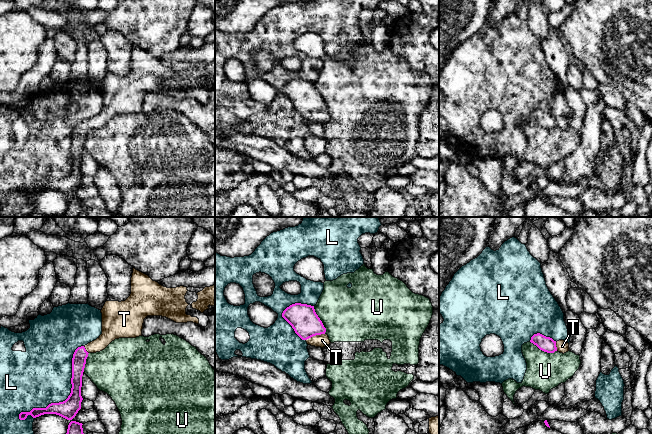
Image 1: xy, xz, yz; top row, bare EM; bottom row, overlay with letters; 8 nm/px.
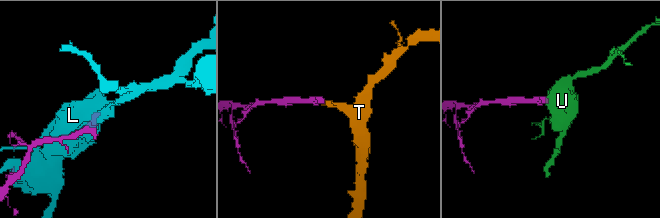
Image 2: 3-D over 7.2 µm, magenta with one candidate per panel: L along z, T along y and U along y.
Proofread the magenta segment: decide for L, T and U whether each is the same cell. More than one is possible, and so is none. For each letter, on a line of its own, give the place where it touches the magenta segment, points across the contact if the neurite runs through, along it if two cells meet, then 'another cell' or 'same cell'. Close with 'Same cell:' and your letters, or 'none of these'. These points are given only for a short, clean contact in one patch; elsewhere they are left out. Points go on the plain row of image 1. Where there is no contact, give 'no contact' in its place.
L: contact xy (68, 173); another cell
T: contact xz (315, 111); way xz (302, 93), (315, 111), (322, 116); same cell
U: contact xz (320, 96); border xz (313, 82), (325, 104), (325, 109); another cell
Same cell: T

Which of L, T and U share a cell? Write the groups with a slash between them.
L / T / U

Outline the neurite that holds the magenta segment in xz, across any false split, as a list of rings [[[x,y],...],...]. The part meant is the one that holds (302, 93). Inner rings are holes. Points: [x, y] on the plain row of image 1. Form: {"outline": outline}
{"outline": [[[301,79],[292,80],[283,87],[282,93],[308,121],[323,124],[331,119],[314,82]]]}

